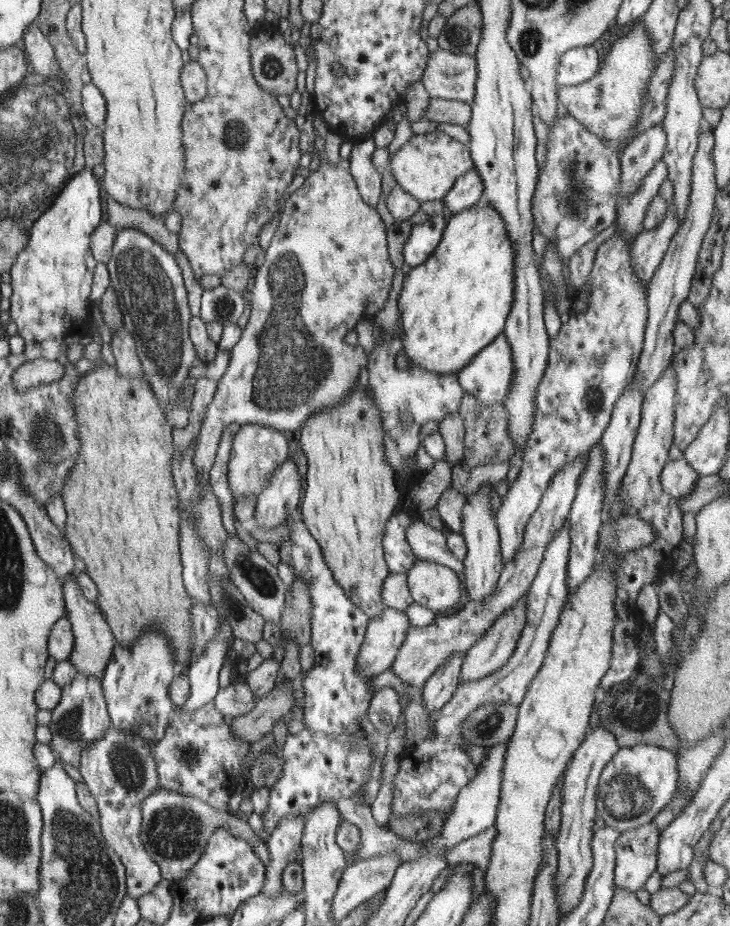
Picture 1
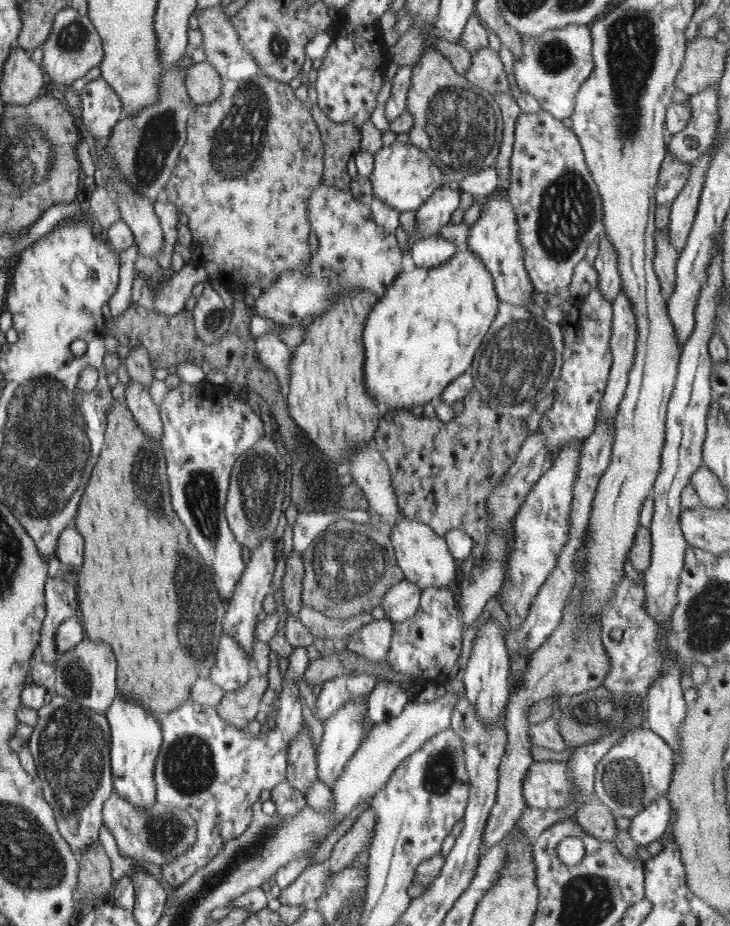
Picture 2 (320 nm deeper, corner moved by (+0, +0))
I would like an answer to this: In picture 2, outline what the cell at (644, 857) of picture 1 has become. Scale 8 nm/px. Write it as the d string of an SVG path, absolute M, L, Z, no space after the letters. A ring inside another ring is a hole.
M666 794L656 797L632 819L628 833L638 848L647 848L654 841L664 842L663 835L670 822L671 804Z

